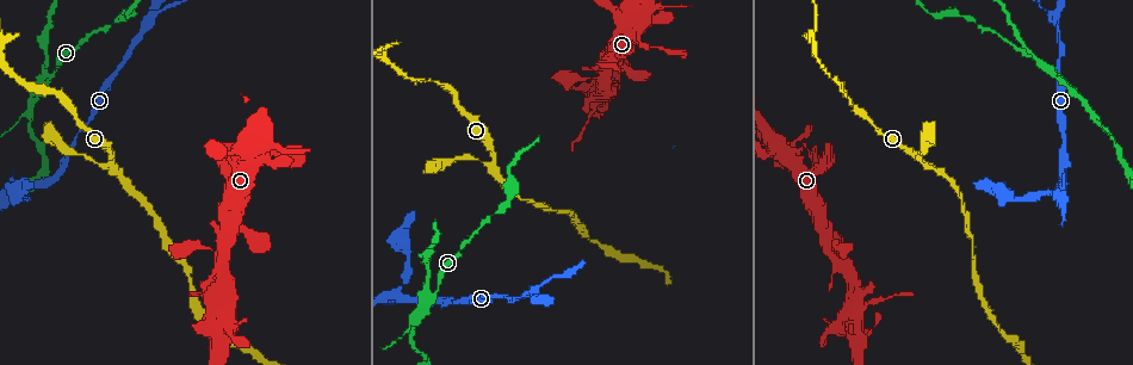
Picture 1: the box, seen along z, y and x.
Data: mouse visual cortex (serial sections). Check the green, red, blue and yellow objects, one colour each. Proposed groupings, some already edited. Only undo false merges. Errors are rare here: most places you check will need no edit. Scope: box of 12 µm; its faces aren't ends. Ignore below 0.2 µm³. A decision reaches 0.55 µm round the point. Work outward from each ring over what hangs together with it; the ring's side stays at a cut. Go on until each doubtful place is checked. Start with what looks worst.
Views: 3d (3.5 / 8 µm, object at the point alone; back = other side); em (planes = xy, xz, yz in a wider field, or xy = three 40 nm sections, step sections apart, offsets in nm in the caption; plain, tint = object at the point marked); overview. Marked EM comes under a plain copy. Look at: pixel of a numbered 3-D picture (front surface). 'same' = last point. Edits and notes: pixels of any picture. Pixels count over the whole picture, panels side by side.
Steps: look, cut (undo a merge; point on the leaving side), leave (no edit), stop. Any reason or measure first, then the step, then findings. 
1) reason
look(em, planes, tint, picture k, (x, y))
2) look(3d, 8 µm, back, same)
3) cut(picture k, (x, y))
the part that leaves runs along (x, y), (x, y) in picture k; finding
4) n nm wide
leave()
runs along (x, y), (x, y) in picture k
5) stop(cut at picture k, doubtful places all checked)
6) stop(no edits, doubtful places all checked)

two arms at a narrow angle
look(3d, 3.5 µm, back, picture 1, (432, 295))

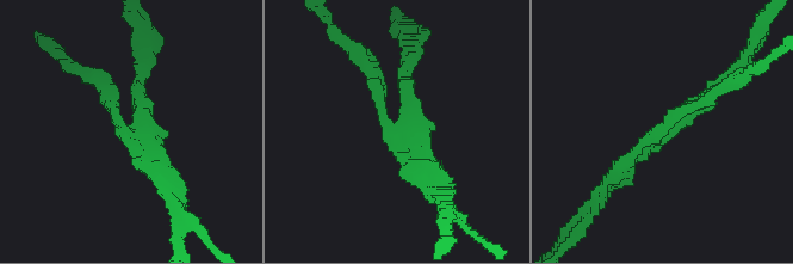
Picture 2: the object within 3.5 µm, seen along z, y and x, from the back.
need the tissue
look(em, planes, tint, picture 2, (394, 135))

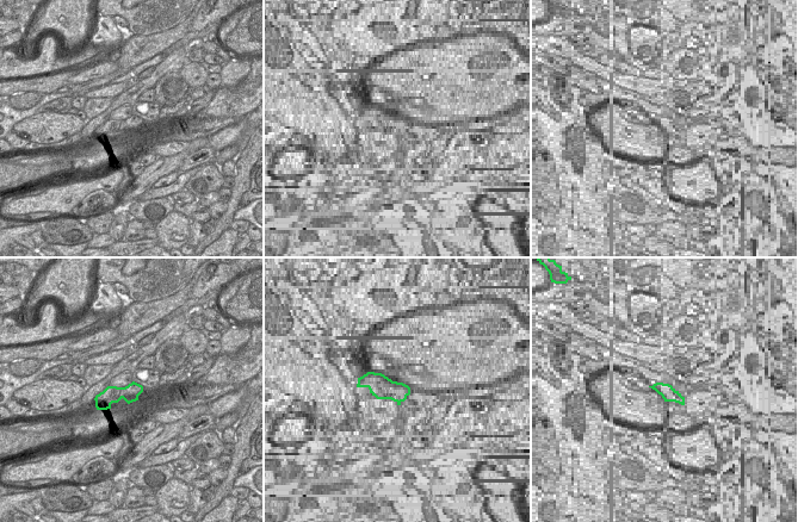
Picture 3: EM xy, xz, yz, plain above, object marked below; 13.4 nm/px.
cut(picture 2, (448, 243))
the part that leaves runs along (404, 139), (426, 154), (447, 206) in picture 2; two cells meet here

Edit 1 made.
look(overview)

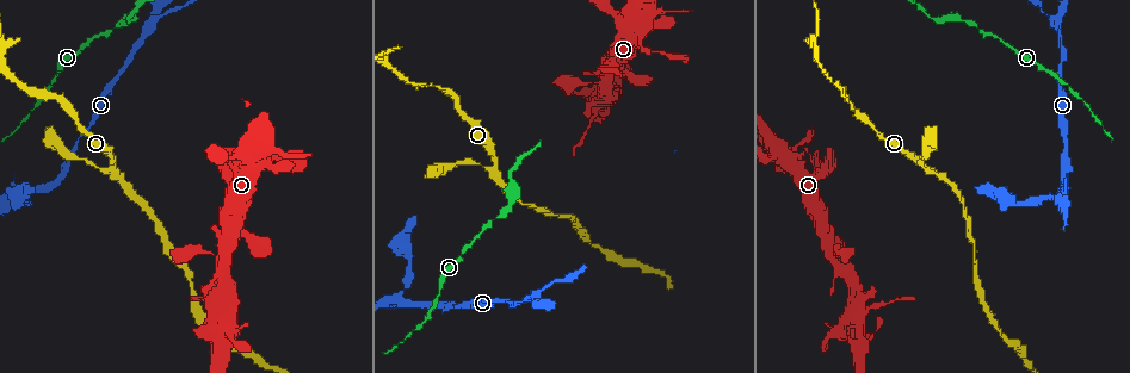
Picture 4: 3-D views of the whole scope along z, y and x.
arms part here
look(3d, 3.5 µm, picture 4, (492, 170))

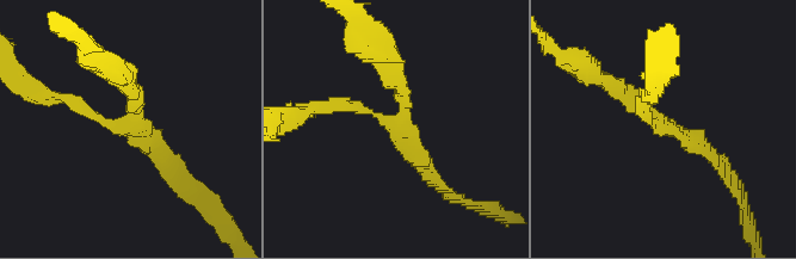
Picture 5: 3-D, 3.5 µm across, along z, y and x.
leave()
runs along (599, 78), (703, 143), (719, 162) in picture 5; all the same cell

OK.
three arms meet
look(3d, 3.5 µm, picture 4, (154, 22))

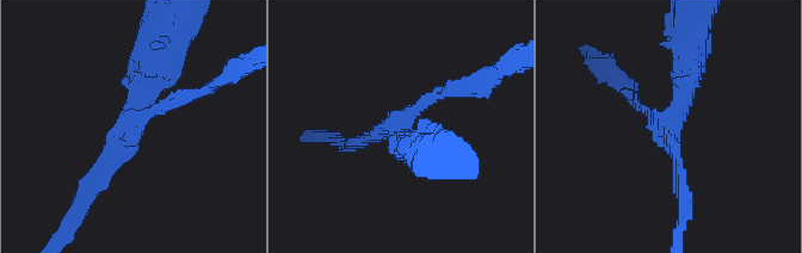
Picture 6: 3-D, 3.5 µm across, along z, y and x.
3 arms; arms of 150, 200, 300 nm; need the tissue
look(em, xy, step 1, tint, picture 6, (668, 128))

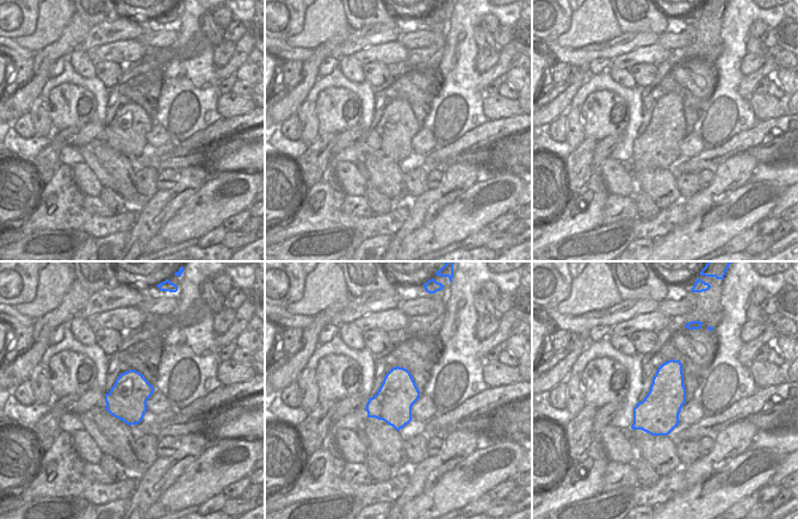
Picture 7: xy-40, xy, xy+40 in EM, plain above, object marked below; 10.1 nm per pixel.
400 nm wide
leave()
runs along (88, 196), (166, 67) in picture 6; continuous, no second cell

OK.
stop(cut at picture 2, doubtful places all checked)

